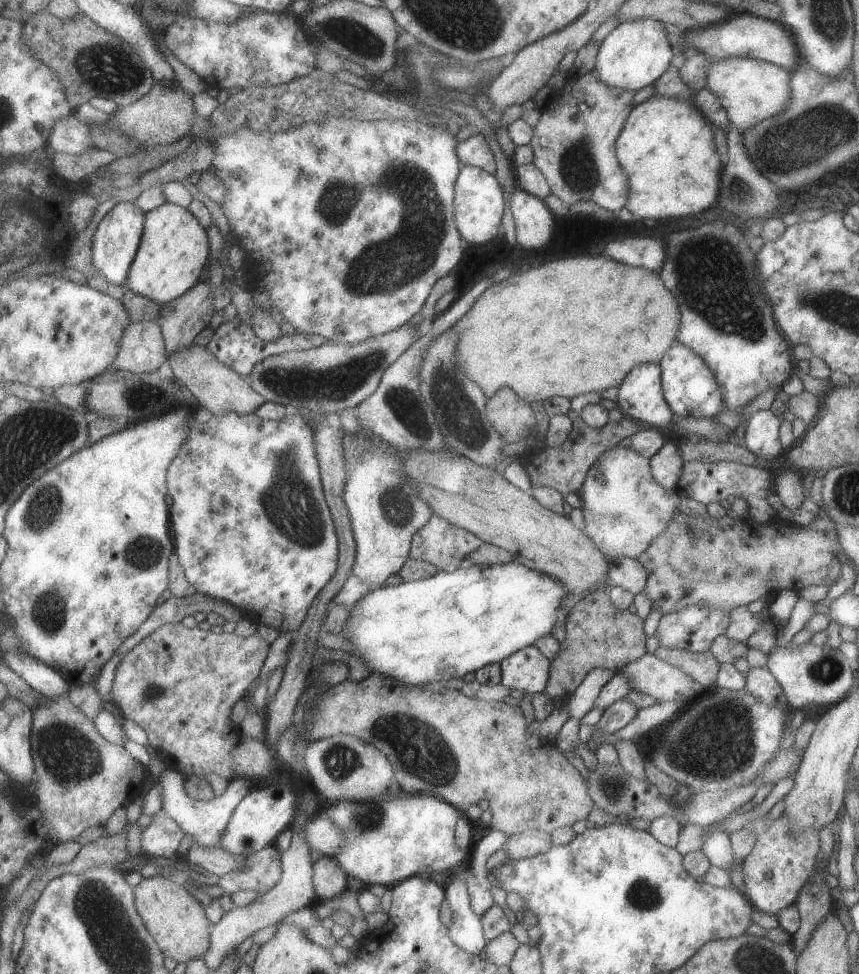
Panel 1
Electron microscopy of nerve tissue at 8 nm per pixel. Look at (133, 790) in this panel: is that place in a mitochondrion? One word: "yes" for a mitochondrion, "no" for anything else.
no

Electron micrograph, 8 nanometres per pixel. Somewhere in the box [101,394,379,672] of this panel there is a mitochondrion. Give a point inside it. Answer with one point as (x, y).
(292, 505)

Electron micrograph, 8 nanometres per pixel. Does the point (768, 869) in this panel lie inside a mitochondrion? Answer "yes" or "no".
yes

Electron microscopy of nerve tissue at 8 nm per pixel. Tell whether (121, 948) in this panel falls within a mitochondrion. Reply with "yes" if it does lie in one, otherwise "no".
yes

